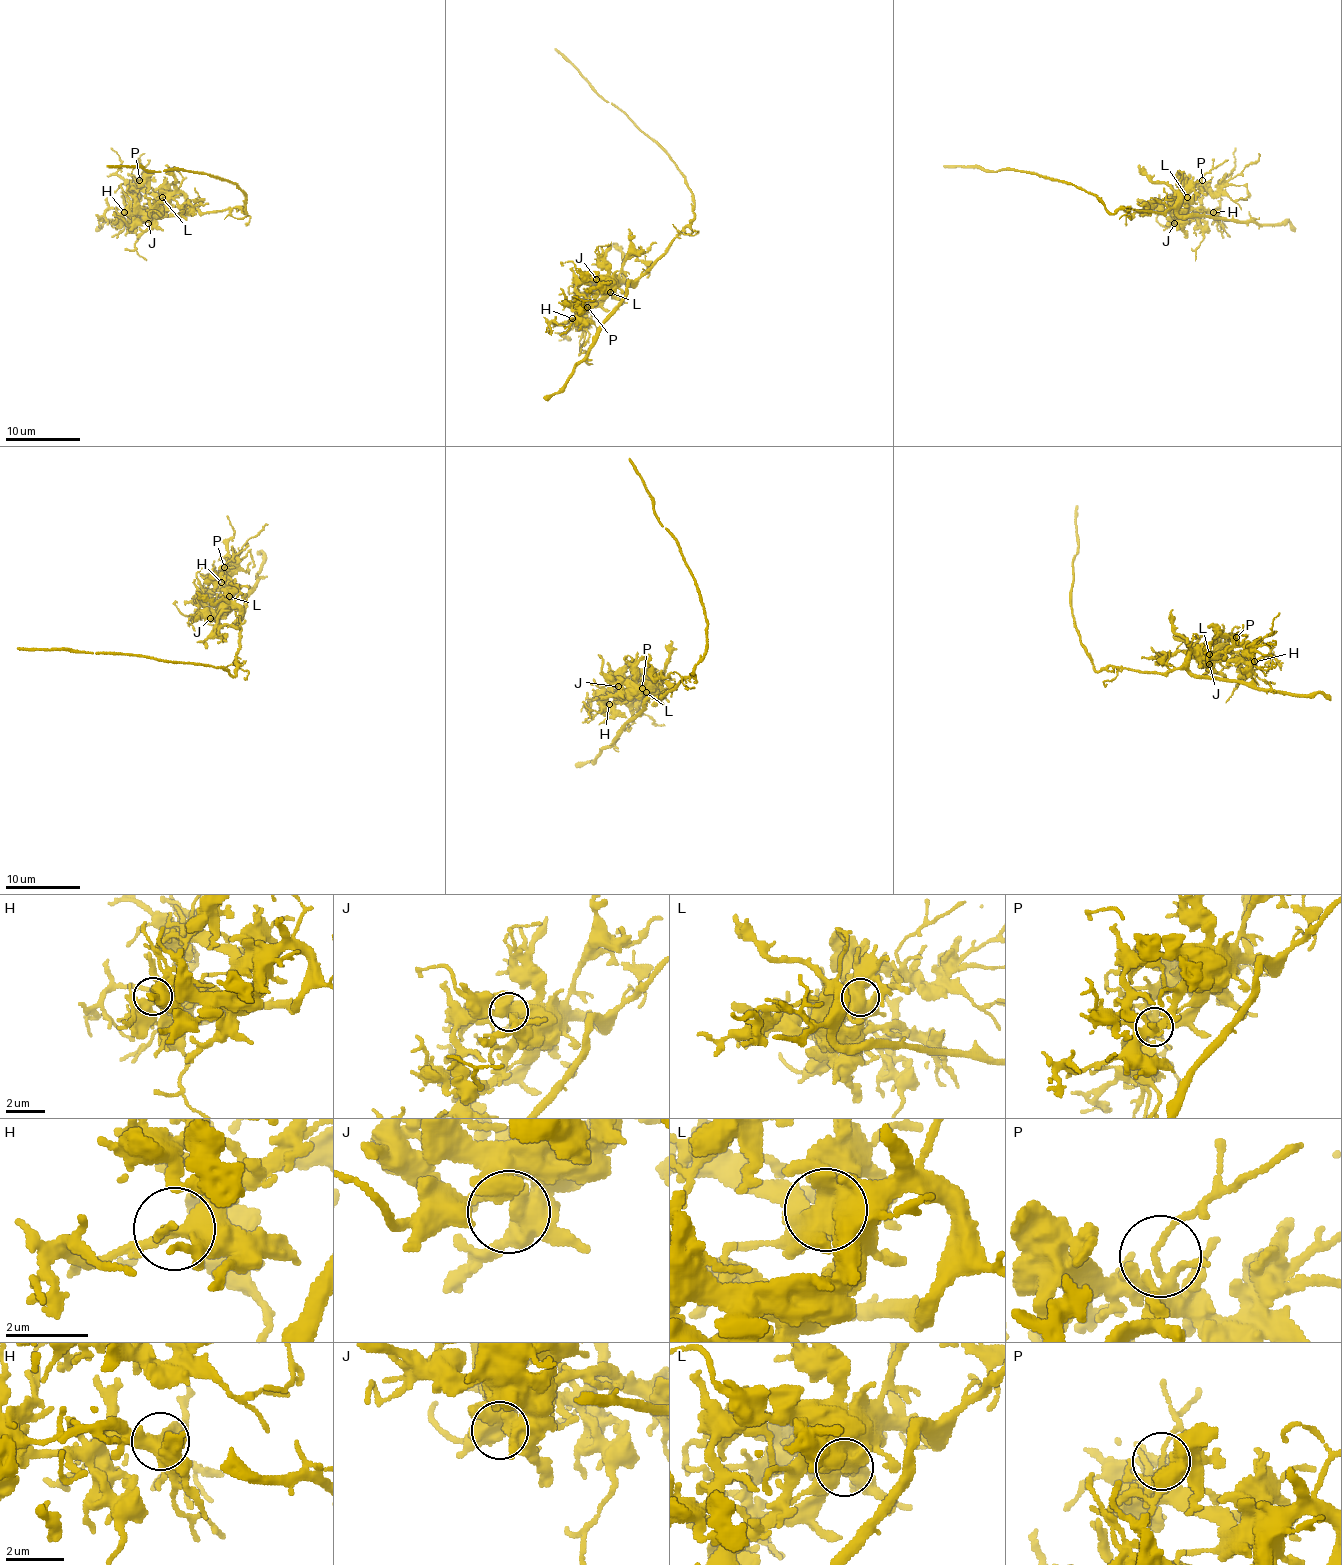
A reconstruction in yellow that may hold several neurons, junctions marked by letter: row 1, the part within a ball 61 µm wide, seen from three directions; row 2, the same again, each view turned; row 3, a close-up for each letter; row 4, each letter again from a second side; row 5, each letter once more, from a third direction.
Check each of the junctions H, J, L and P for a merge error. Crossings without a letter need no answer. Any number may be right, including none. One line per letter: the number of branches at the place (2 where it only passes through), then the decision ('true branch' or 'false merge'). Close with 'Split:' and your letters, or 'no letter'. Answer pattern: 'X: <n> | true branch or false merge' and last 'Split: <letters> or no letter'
H: 3 | true branch
J: 1 | true branch
L: 2 | true branch
P: 3 | true branch
Split: no letter

